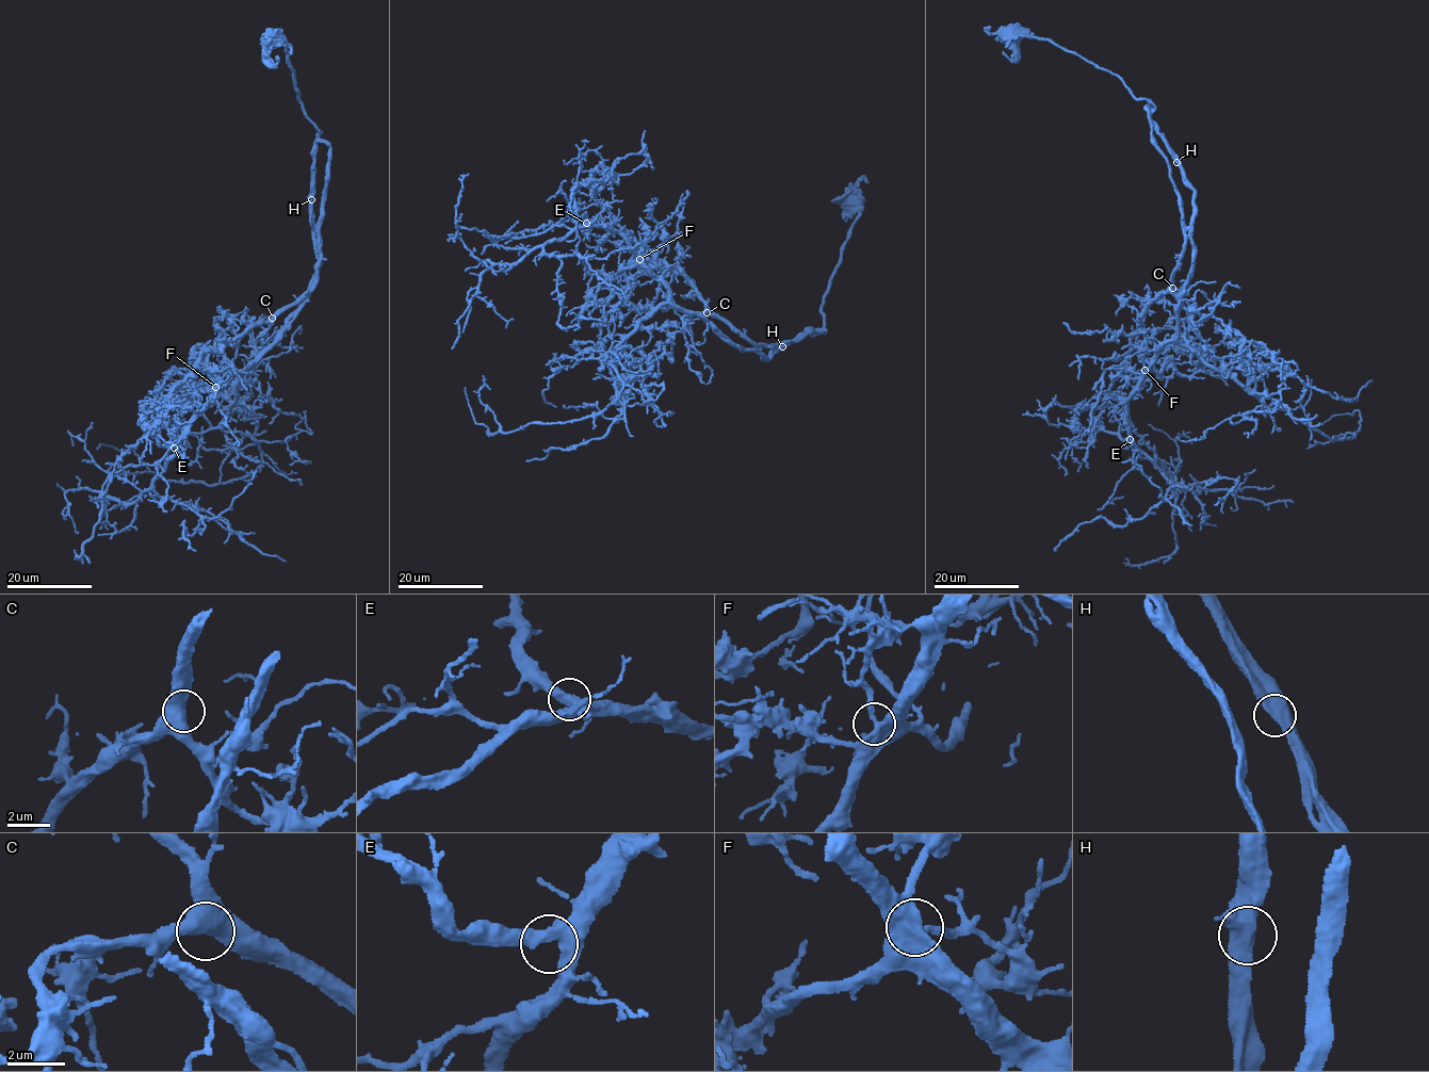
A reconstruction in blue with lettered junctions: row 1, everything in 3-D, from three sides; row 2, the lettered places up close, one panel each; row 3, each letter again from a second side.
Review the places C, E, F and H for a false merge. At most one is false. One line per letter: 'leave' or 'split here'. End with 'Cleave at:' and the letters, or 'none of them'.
C: leave
E: leave
F: leave
H: leave
Cleave at: none of them

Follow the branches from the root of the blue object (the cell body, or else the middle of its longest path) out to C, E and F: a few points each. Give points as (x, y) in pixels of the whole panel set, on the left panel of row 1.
C: (271, 38), (290, 46), (288, 58), (304, 113), (321, 132), (319, 139), (329, 146), (317, 285), (272, 318)
E: (271, 38), (290, 46), (304, 113), (321, 132), (311, 202), (318, 276), (291, 327), (215, 391), (174, 448)
F: (271, 38), (290, 46), (304, 113), (321, 132), (311, 202), (318, 276), (291, 327), (249, 368), (215, 387)

